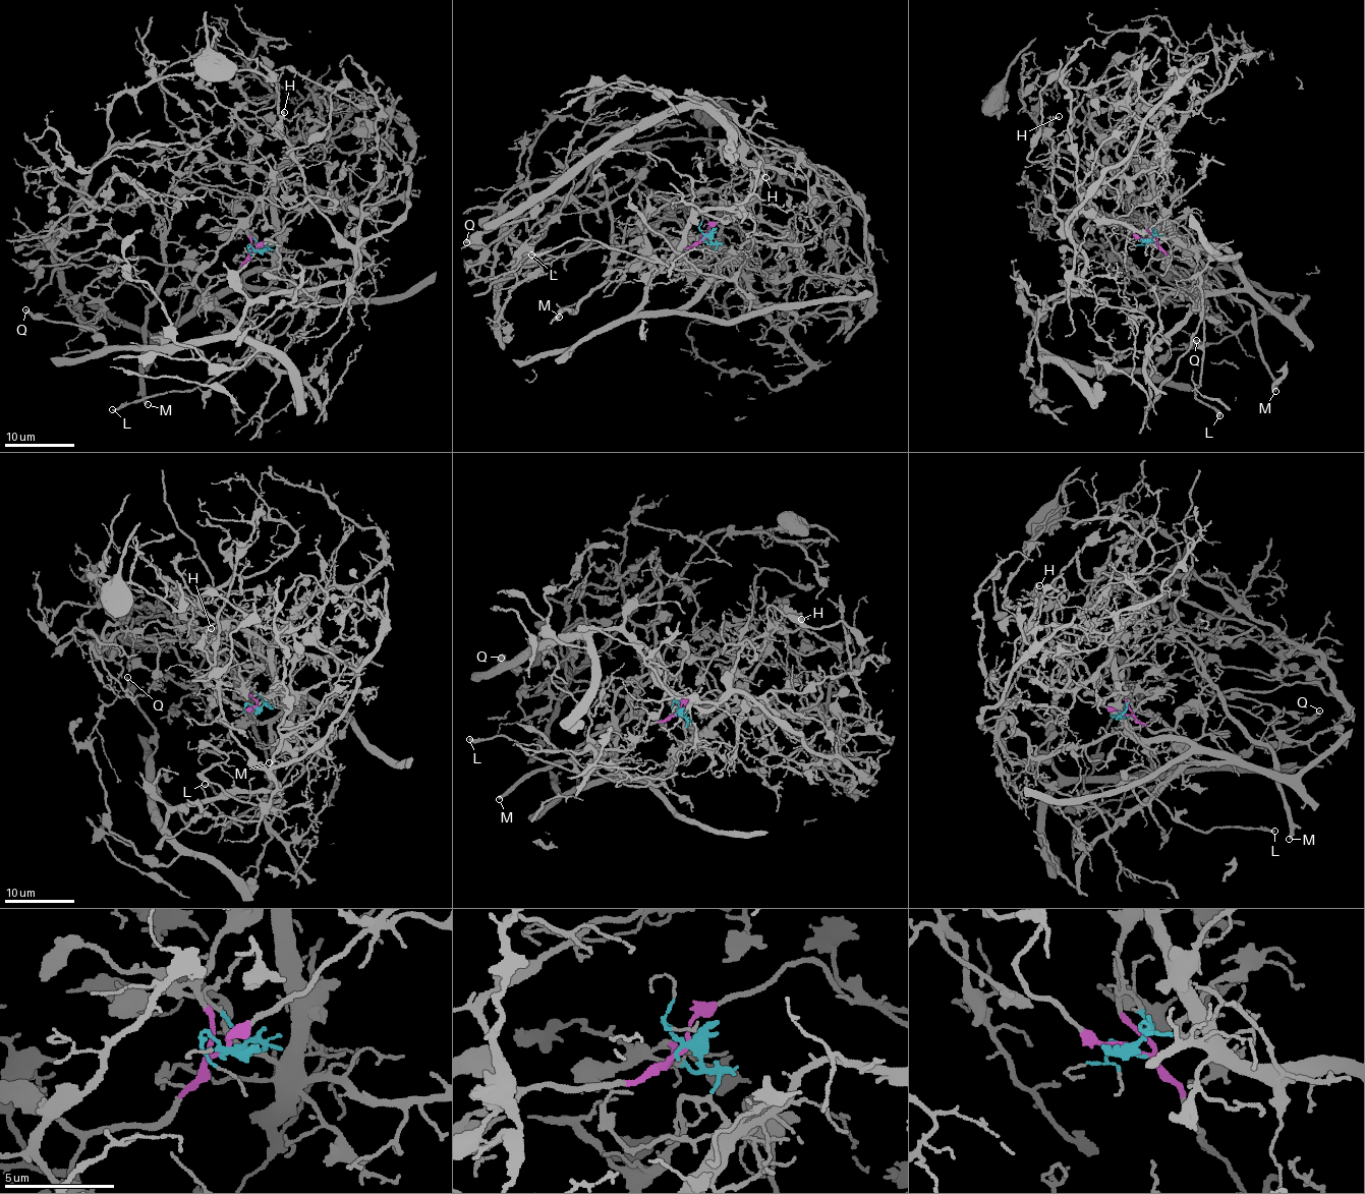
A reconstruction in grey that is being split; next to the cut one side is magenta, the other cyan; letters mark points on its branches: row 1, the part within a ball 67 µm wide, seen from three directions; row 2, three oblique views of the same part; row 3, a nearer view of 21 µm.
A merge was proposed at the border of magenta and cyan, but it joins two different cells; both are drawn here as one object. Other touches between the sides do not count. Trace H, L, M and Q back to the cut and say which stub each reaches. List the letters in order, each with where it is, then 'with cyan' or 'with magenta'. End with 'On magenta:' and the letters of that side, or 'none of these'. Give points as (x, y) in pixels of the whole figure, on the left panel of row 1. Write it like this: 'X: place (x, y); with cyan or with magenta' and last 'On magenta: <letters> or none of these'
H: place (284, 112); with cyan
L: place (112, 409); with cyan
M: place (148, 404); with magenta
Q: place (25, 309); with cyan
On magenta: M

